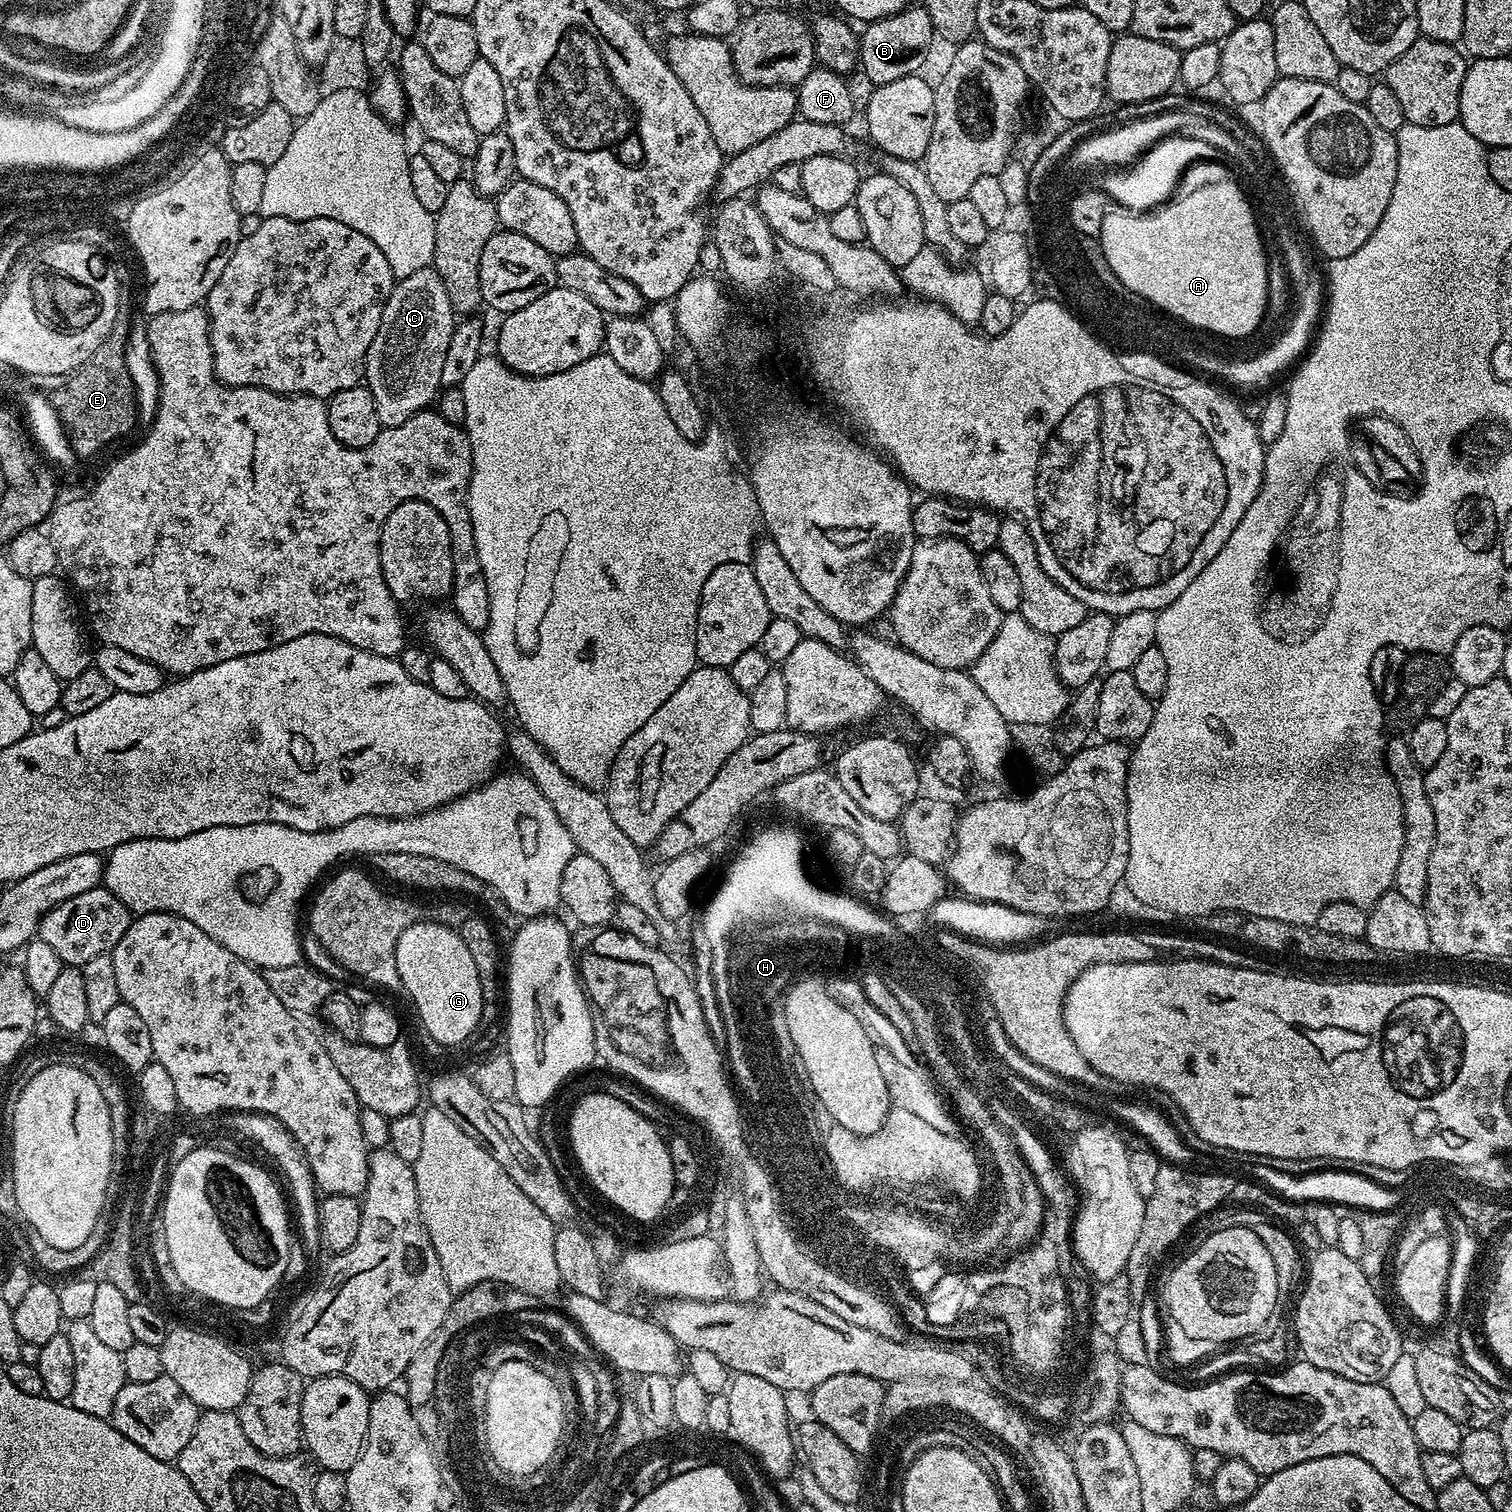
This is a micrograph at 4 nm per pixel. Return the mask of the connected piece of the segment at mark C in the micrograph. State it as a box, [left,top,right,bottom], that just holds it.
[363,268,458,428]

